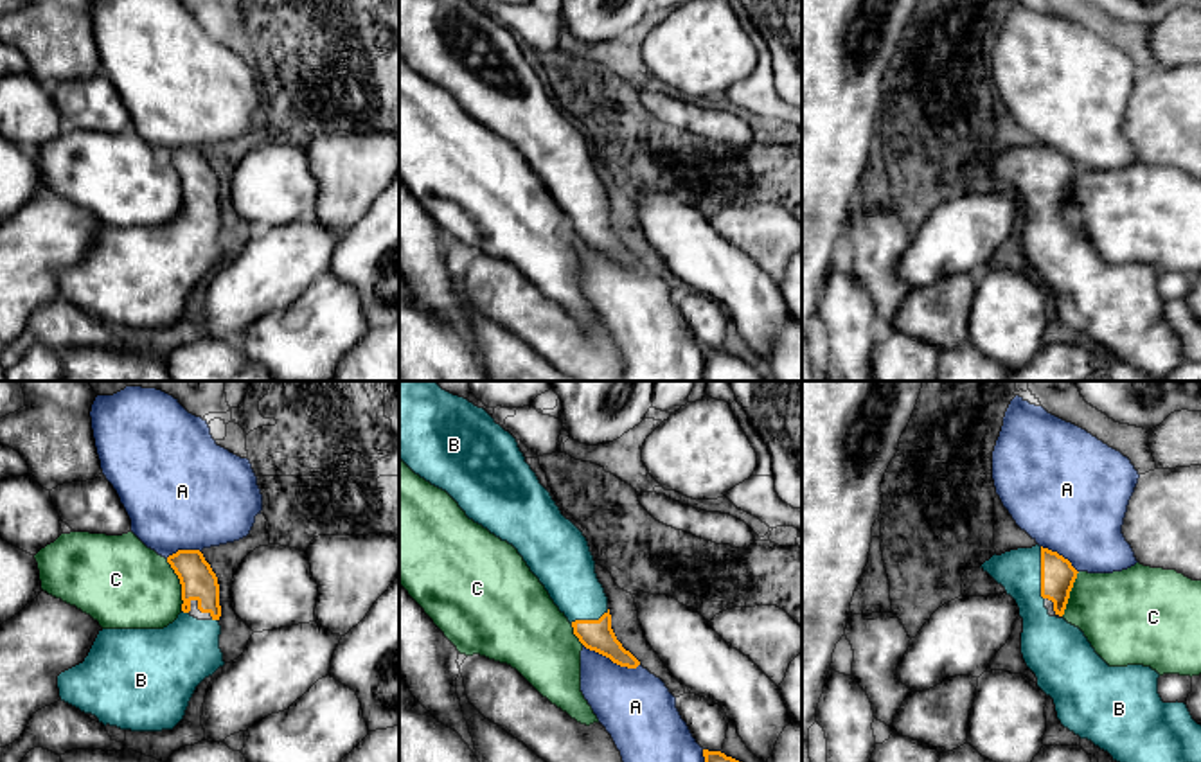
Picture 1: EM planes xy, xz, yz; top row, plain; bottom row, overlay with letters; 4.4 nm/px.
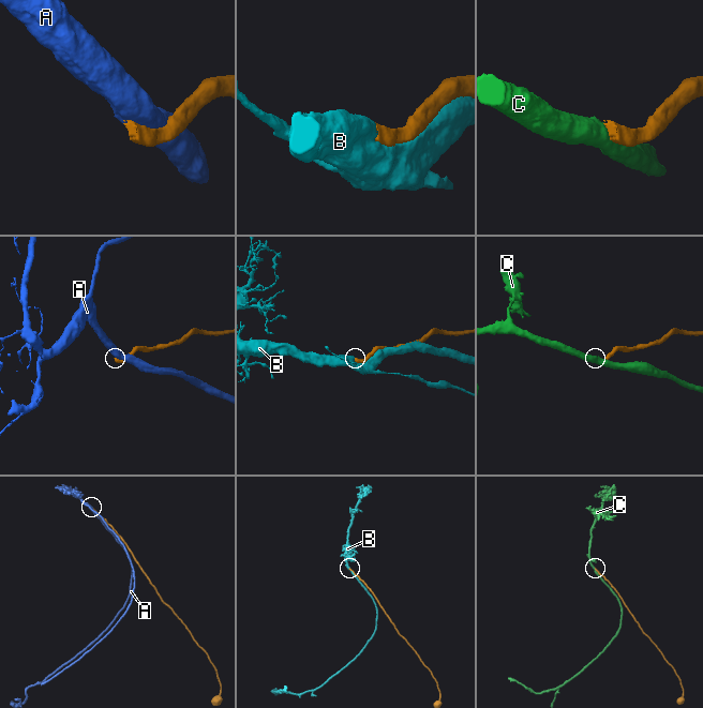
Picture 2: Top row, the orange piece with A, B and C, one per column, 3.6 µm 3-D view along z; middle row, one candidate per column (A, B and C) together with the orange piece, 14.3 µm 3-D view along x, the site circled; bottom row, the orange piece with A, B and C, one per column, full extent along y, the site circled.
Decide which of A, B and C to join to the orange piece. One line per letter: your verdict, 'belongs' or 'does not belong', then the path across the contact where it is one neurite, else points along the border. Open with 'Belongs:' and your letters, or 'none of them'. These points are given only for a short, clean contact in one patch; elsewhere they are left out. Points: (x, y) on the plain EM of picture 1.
Belongs: B
A: does not belong
B: belongs
C: does not belong

